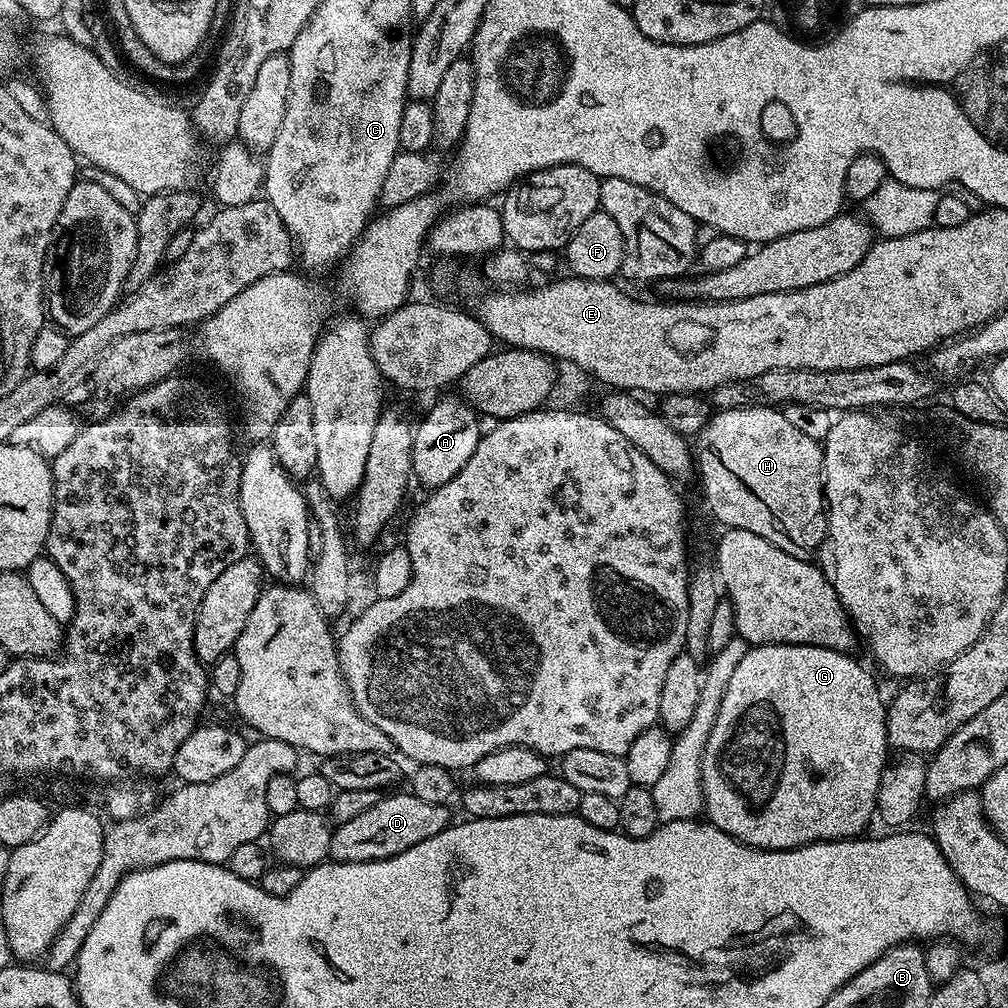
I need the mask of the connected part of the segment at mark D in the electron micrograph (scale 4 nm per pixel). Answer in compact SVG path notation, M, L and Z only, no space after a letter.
M411 791L395 792L381 795L380 800L368 810L362 810L358 818L350 818L350 822L335 825L328 850L333 861L385 860L394 854L402 854L402 850L410 850L410 846L418 846L418 842L426 842L426 838L434 838L434 834L449 827L449 805L430 806L430 802L422 802L422 798L412 795Z

